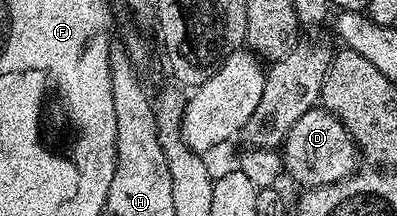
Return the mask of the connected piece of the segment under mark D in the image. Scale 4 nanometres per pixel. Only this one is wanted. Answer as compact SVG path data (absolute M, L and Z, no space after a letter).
M314 107L307 111L307 115L299 115L299 123L295 123L295 127L291 127L291 131L287 131L285 144L280 146L279 152L284 172L288 176L290 173L301 184L301 187L310 189L318 189L320 185L334 185L345 181L348 177L352 177L359 168L359 150L356 143L353 142L353 136L347 131L347 127L343 127L340 119L324 107Z

